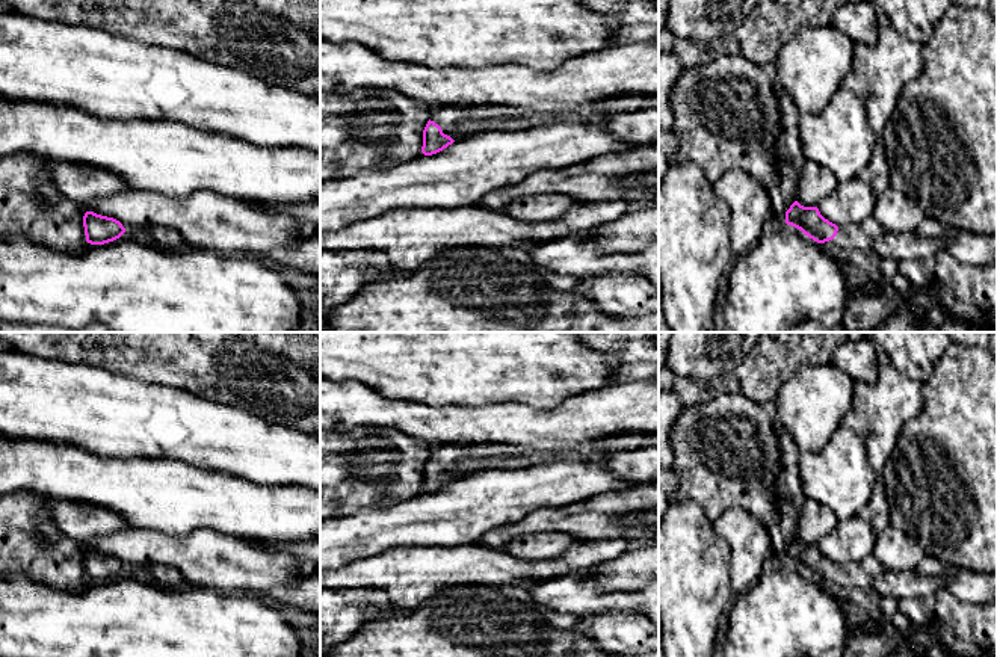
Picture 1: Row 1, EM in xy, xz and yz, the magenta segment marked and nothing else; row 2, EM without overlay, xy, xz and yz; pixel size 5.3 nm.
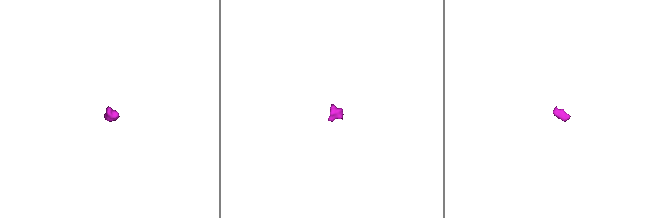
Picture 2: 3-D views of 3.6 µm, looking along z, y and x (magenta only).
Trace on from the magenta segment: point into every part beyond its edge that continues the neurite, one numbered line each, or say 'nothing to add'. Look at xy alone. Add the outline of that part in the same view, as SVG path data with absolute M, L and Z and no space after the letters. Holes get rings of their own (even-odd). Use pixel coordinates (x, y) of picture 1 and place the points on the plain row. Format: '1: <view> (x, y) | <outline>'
nothing to add

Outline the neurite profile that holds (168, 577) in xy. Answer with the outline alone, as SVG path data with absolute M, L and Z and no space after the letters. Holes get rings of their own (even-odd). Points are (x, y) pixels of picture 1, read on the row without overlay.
M150 565L144 569L130 568L125 569L124 574L137 575L151 585L162 586L166 589L177 589L186 586L183 574L177 568L165 565Z

